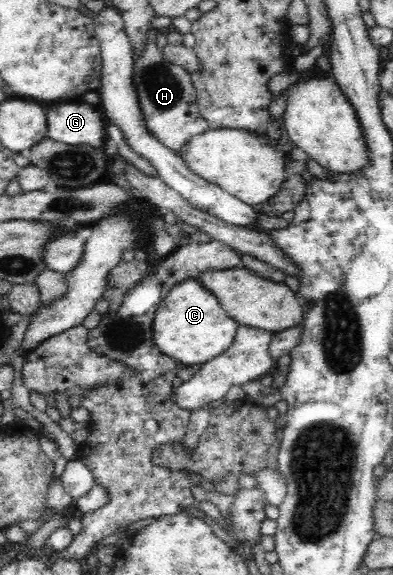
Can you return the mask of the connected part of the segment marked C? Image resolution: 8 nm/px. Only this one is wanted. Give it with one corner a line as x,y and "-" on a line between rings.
186,279
172,286
160,301
152,323
153,341
162,353
183,365
203,365
234,342
239,325
200,281

